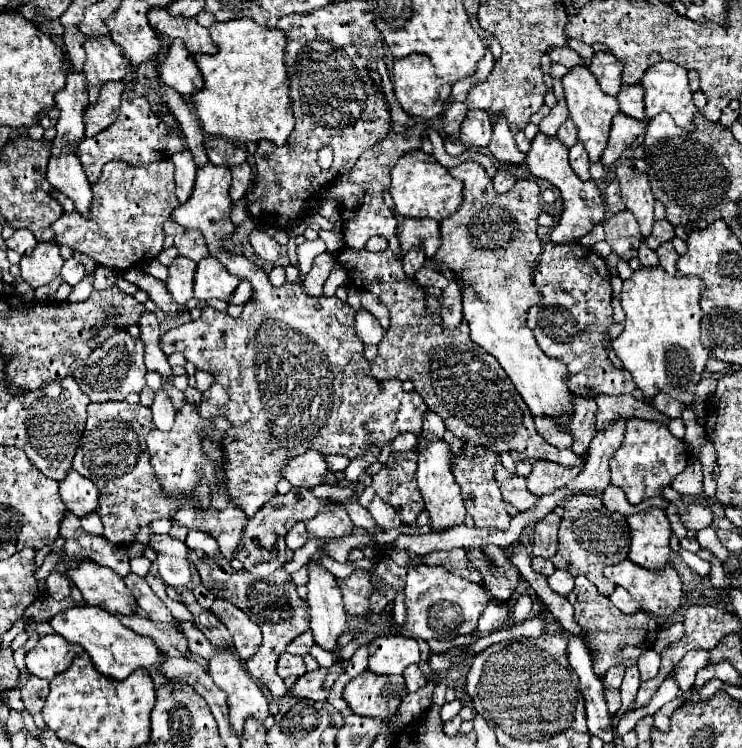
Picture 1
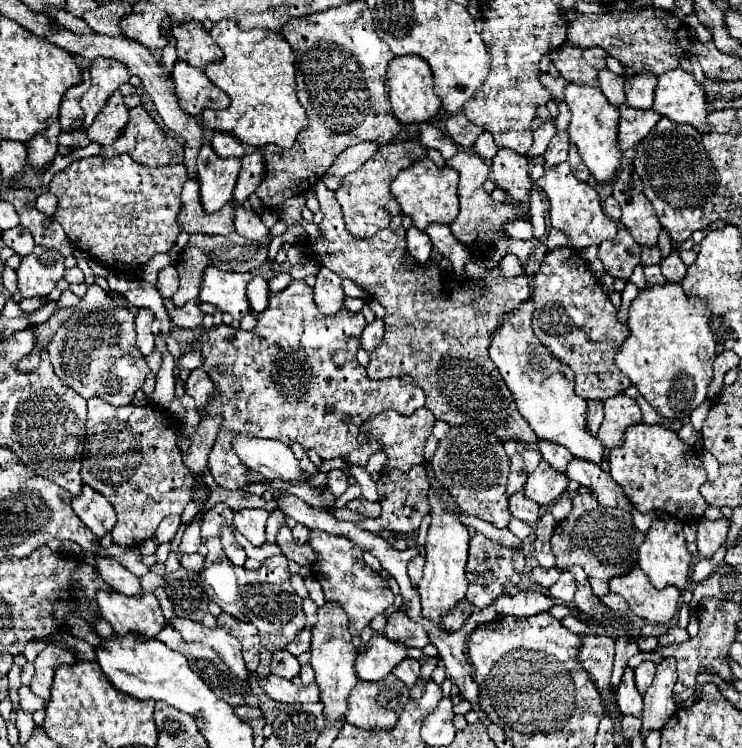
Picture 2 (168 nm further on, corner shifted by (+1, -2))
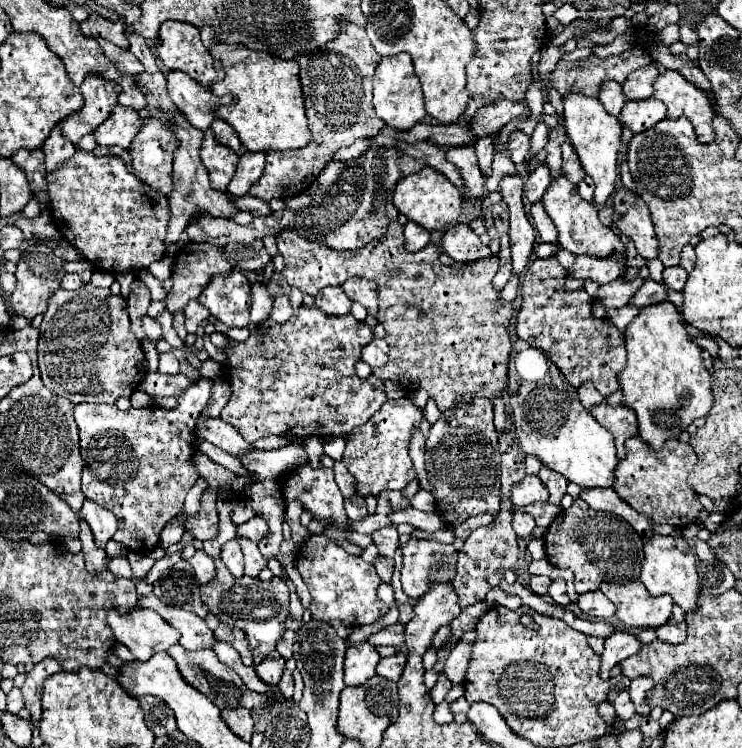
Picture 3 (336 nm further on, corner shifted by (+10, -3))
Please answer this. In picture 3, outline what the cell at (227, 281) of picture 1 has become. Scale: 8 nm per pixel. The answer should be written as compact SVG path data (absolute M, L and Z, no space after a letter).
M233 271L229 277L213 277L213 283L201 293L199 303L227 327L247 327L251 309L251 283Z

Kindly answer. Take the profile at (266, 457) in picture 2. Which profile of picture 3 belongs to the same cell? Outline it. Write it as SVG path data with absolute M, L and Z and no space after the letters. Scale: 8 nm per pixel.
M197 417L197 433L201 435L201 439L225 449L227 453L239 457L239 453L251 449L251 445L241 439L241 435L237 435L237 431L233 431L233 427L229 427L229 423L221 421L221 419L211 419L211 417Z

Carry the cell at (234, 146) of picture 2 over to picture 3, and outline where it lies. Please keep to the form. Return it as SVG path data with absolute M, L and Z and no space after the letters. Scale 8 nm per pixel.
M215 119L211 129L215 131L215 137L221 145L225 147L231 147L235 153L241 153L241 141L239 141L239 135L237 131L227 123L227 121L221 121L221 119Z

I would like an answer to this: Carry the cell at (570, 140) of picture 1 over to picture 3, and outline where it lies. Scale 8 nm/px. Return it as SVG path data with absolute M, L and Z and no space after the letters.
M547 165L537 167L537 169L529 175L529 179L527 179L527 183L525 183L525 195L527 195L527 199L529 199L531 203L537 203L537 201L541 199L541 195L547 191L549 183L551 183L549 167L547 167Z

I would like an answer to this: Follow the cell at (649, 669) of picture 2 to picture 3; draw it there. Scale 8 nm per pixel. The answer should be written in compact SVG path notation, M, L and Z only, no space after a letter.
M637 677L631 681L631 701L639 715L647 715L651 709L647 705L647 693L651 691L653 681L647 677Z

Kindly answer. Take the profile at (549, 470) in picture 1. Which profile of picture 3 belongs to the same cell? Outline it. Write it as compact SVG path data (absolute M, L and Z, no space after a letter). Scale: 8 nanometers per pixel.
M527 475L523 481L511 487L511 503L517 507L535 503L535 501L547 501L547 497L549 493L545 491L545 485L537 475Z

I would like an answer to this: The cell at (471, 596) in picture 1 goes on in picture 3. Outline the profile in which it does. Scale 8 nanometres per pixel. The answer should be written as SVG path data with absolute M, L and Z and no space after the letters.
M411 537L409 543L401 547L401 551L401 585L403 592L409 597L421 597L423 584L424 592L425 589L427 592L430 581L443 582L454 579L457 549L453 545Z

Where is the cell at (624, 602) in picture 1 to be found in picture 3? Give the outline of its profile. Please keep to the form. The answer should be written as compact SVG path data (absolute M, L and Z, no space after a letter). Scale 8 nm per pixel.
M591 591L591 593L579 595L577 607L585 615L591 615L591 617L597 617L597 619L613 619L613 615L615 615L613 603L601 591Z

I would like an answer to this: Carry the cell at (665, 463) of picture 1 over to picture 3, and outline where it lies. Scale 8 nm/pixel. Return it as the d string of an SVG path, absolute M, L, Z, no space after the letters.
M633 437L625 443L625 447L627 457L619 461L613 485L619 497L635 511L651 515L657 523L669 521L673 527L685 527L689 523L695 523L703 505L697 501L693 489L687 485L687 475L697 461L697 455L691 445L671 439L671 443L665 443L663 451L653 451L639 437Z

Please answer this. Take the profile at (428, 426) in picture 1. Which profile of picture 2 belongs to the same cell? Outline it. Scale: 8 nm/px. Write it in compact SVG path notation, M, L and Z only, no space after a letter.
M420 408L412 416L402 416L394 410L388 410L388 412L382 412L374 418L370 418L370 422L366 422L362 426L362 438L364 438L364 434L368 434L368 436L382 442L382 450L388 456L386 466L382 468L382 472L388 472L392 468L408 472L414 464L424 464L424 444L432 434L434 422L436 422L436 418L428 408Z

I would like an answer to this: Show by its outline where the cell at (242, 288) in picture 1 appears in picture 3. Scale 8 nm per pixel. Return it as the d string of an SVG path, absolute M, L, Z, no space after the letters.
M261 281L253 283L253 305L251 305L251 321L257 325L261 321L265 321L271 315L273 309L273 297L269 295L269 291L265 289L265 285Z

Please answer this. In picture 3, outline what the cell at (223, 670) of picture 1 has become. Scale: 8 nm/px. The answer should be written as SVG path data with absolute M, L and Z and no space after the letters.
M153 593L151 595L145 595L145 597L139 597L137 607L157 611L171 627L175 627L181 633L179 645L183 645L189 651L201 649L201 647L213 647L213 643L215 643L215 635L207 627L205 619L197 617L191 611L169 607L161 599L157 599Z

